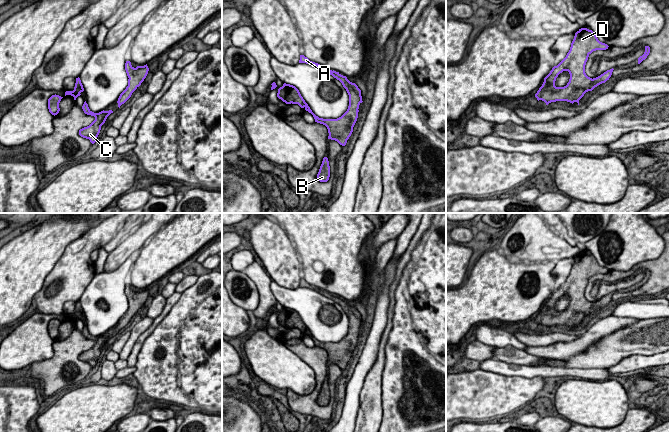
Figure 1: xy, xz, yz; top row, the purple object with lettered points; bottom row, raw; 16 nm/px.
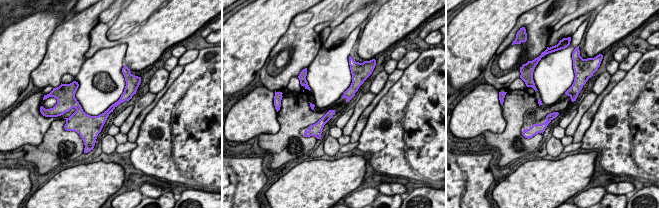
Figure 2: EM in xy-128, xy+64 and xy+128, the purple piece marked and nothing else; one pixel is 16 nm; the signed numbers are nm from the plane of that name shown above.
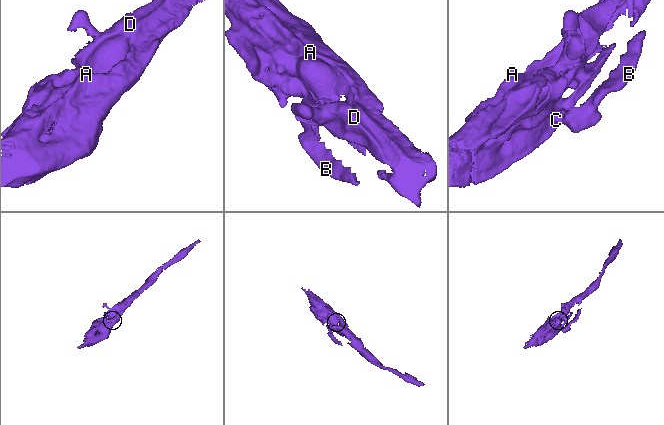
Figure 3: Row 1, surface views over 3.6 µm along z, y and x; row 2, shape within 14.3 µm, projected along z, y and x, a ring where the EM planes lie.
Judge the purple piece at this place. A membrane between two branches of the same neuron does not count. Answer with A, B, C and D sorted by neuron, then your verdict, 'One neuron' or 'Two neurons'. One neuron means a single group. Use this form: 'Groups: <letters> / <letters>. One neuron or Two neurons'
Groups: A B C D. One neuron

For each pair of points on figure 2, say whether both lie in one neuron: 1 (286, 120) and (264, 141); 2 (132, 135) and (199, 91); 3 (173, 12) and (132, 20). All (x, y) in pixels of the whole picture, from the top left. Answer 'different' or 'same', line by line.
1: same
2: different
3: different

